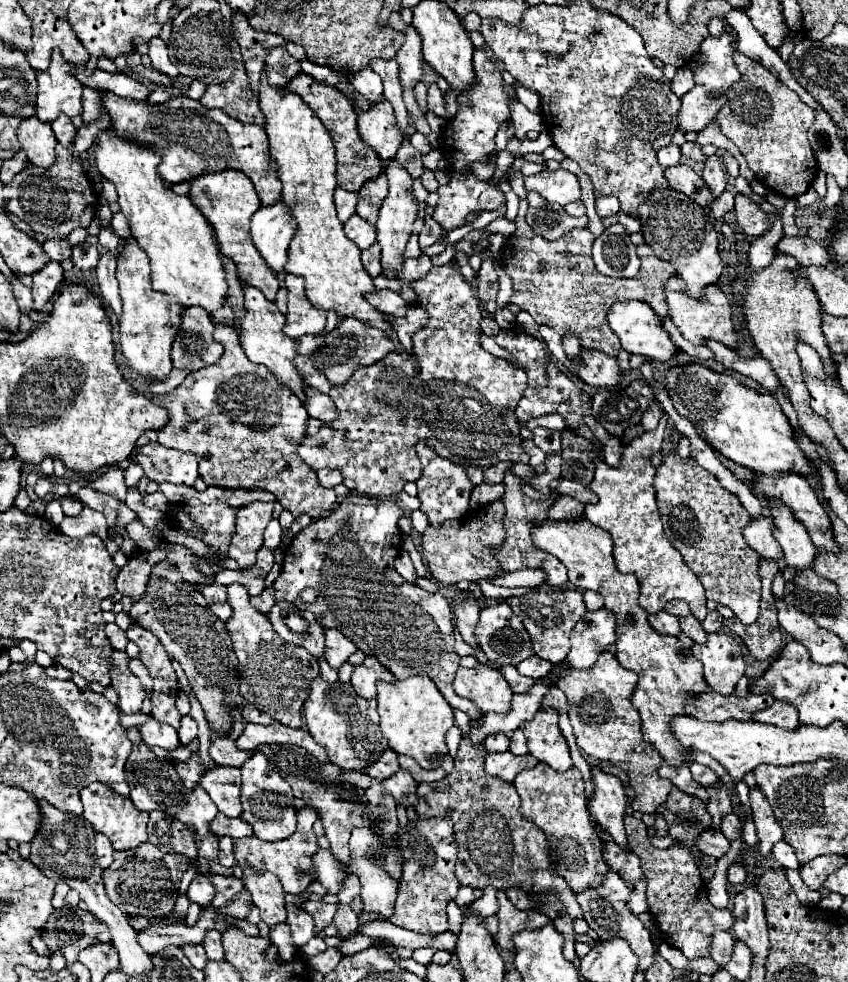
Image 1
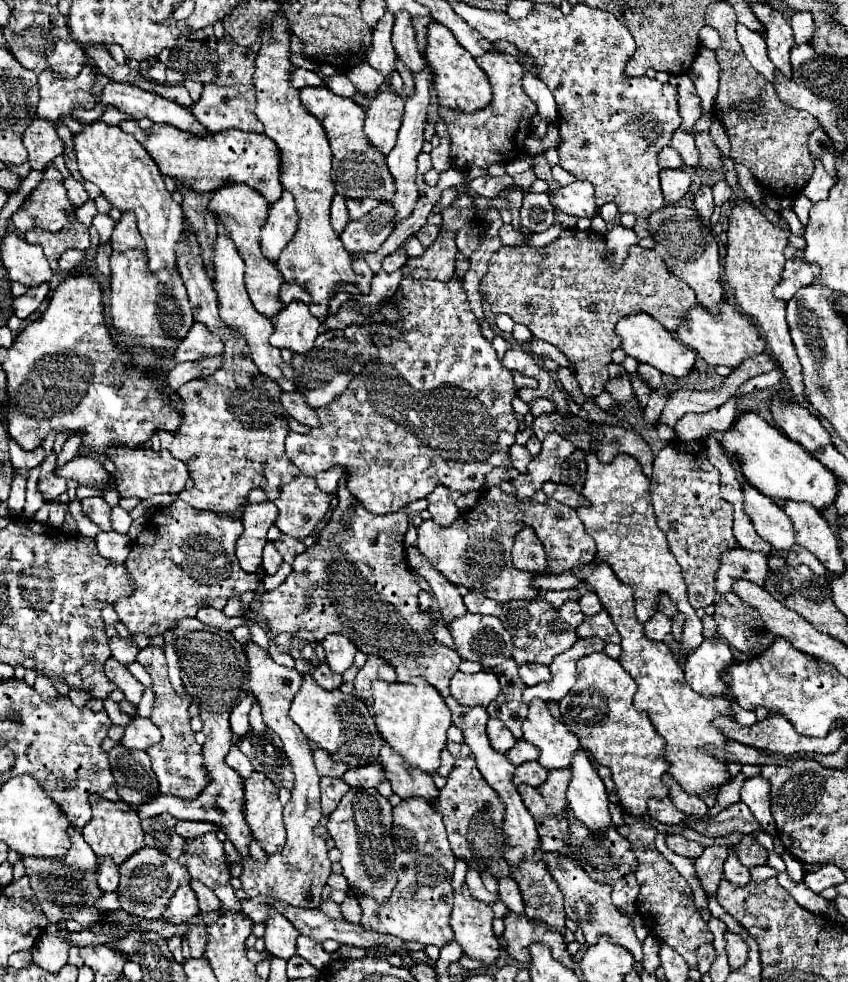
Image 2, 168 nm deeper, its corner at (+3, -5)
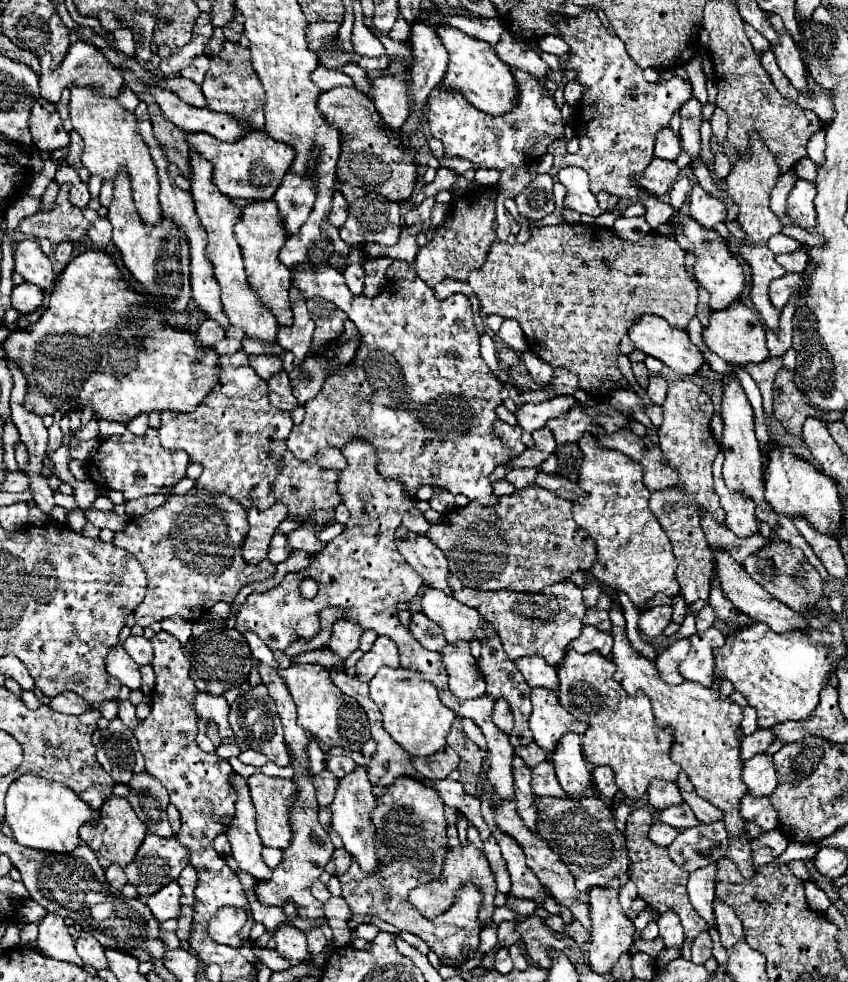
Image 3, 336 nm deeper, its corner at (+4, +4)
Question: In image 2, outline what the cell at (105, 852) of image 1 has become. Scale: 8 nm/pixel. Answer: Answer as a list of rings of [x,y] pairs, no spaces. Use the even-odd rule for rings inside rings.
[[[101,858],[99,864],[99,888],[103,892],[115,892],[119,886],[119,868],[111,858]]]

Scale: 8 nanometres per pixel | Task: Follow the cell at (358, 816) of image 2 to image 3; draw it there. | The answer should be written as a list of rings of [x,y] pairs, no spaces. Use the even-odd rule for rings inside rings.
[[[356,767],[354,773],[346,775],[338,789],[336,789],[336,797],[330,805],[332,809],[332,819],[330,819],[330,827],[334,833],[338,833],[342,837],[344,849],[352,855],[352,859],[360,865],[360,869],[368,875],[374,875],[376,869],[380,867],[380,857],[376,853],[376,827],[372,823],[372,813],[378,805],[378,797],[372,793],[372,783],[368,781],[368,773],[364,767]]]

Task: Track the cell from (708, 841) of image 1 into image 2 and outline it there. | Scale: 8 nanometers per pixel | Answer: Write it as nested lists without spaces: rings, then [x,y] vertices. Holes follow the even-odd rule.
[[[667,834],[667,836],[665,836],[665,844],[667,844],[669,850],[673,850],[675,854],[685,856],[685,858],[697,858],[697,856],[701,856],[701,852],[703,852],[703,848],[701,848],[697,842],[685,840],[685,838],[679,836],[679,834],[677,834],[677,836]]]

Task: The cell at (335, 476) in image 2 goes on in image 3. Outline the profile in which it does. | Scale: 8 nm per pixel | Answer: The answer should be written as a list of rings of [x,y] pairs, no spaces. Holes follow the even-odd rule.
[[[322,449],[322,451],[318,451],[316,459],[318,459],[318,465],[322,469],[338,469],[338,471],[342,471],[342,467],[346,467],[346,459],[338,449]]]

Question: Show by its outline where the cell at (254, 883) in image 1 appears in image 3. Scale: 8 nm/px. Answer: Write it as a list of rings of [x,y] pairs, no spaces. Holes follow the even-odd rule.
[[[290,923],[280,925],[274,933],[272,933],[274,941],[276,941],[276,951],[290,961],[290,965],[298,965],[302,961],[308,959],[308,951],[306,951],[306,935],[292,927]]]

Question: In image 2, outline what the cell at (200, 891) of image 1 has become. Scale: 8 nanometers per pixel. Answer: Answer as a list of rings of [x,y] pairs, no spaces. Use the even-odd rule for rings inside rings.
[[[185,884],[185,886],[177,888],[177,892],[169,900],[169,904],[159,920],[169,922],[169,924],[185,924],[197,914],[199,914],[199,906],[195,900],[195,892],[191,890],[189,884]]]

